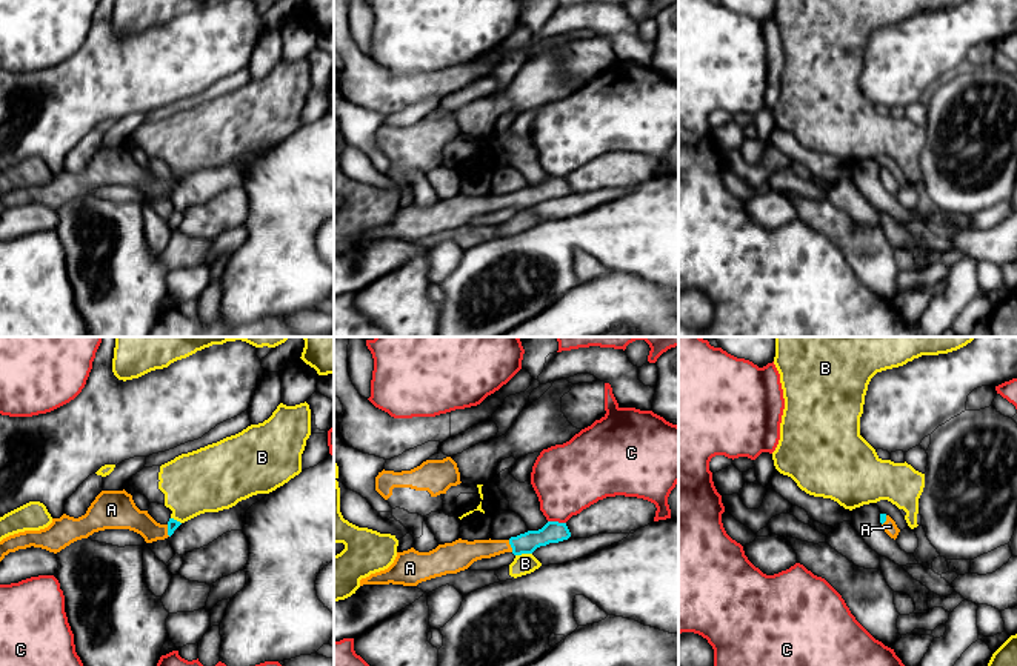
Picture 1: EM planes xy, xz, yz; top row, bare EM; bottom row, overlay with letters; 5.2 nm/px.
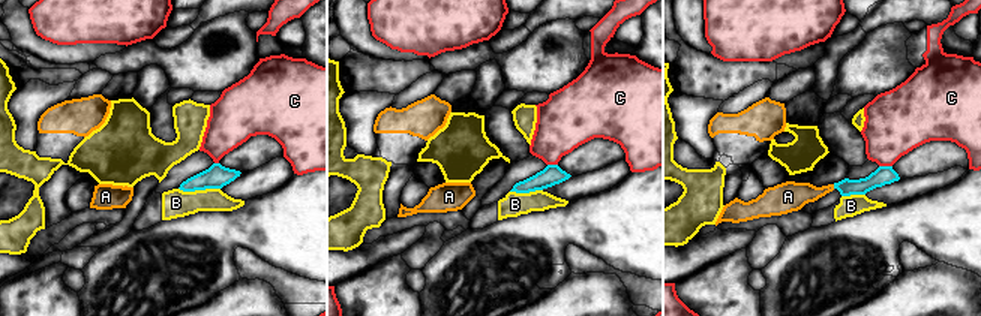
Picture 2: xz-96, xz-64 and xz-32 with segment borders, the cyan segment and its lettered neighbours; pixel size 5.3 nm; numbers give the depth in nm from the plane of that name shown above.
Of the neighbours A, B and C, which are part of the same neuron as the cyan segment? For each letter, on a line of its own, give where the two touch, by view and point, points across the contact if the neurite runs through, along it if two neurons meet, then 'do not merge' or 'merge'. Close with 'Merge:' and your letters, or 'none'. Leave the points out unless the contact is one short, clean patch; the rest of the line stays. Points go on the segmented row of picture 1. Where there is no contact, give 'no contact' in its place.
A: meets cyan in xy at (168, 531); merge
B: meets cyan in xz at (523, 552); do not merge
C: meets cyan in xz at (557, 522); do not merge
Merge: A

